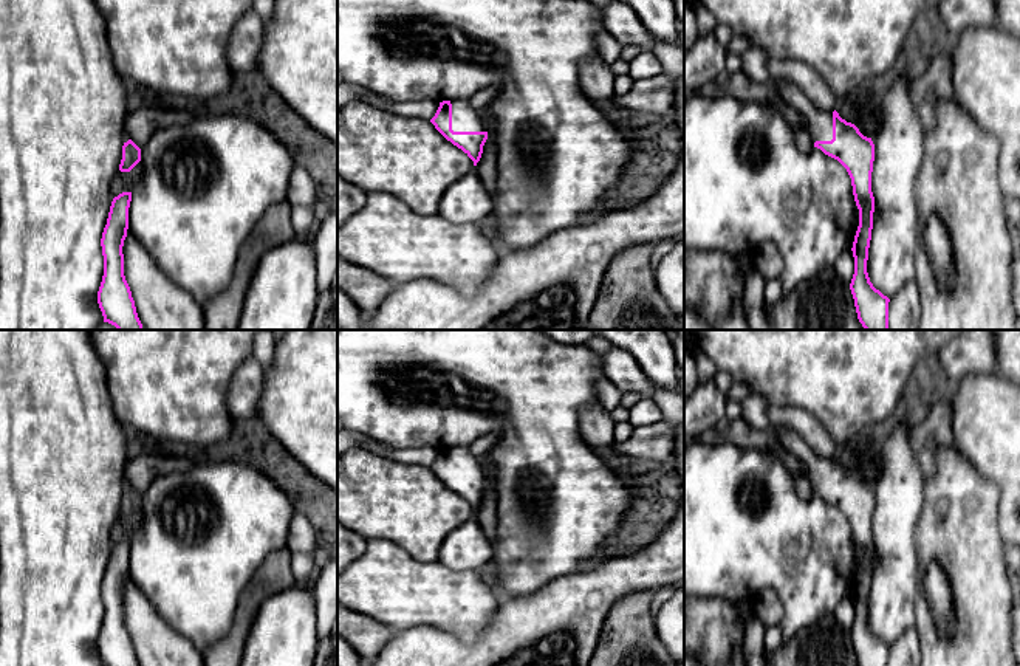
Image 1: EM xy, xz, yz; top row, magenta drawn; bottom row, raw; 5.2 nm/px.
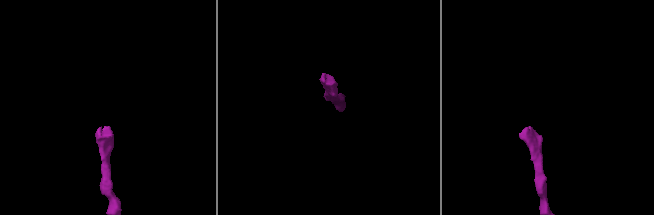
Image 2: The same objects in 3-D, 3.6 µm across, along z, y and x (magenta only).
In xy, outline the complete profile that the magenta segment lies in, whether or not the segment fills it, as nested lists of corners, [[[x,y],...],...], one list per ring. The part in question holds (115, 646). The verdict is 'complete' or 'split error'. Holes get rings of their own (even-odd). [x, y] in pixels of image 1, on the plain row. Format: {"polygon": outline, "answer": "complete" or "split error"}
{"polygon": [[[132,539],[113,545],[101,593],[104,623],[98,638],[98,651],[104,666],[139,666],[130,633],[124,623],[122,593],[128,576]]], "answer": "complete"}

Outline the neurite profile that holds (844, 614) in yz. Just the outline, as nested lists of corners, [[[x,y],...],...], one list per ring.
[[[847,596],[844,598],[836,610],[834,610],[834,618],[840,624],[840,627],[847,632],[851,630],[853,621],[854,621],[854,604],[853,598]]]

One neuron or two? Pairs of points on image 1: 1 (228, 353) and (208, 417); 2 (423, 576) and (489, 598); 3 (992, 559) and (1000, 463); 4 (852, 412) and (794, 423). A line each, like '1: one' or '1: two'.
1: one
2: one
3: two
4: two

